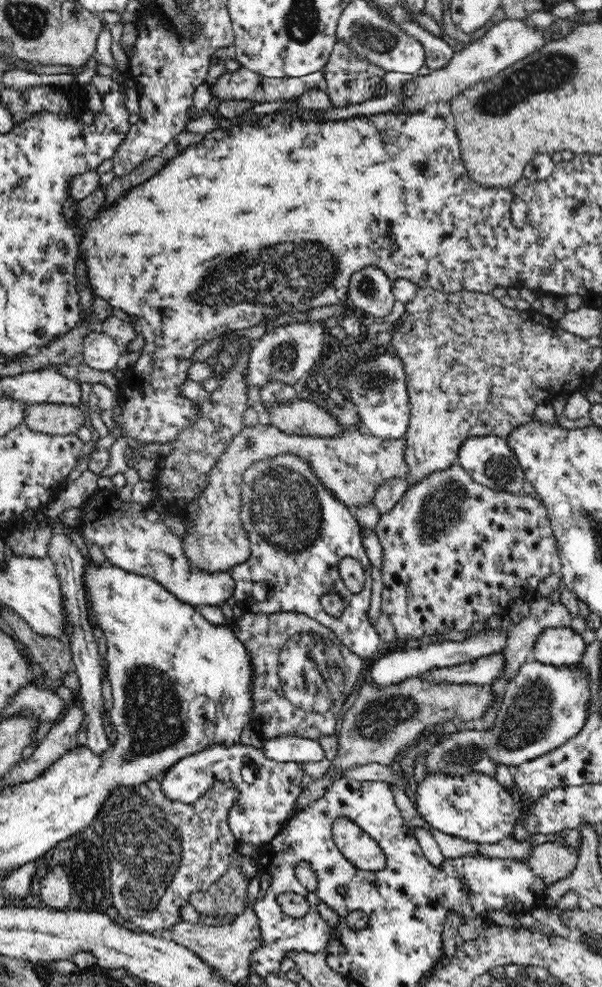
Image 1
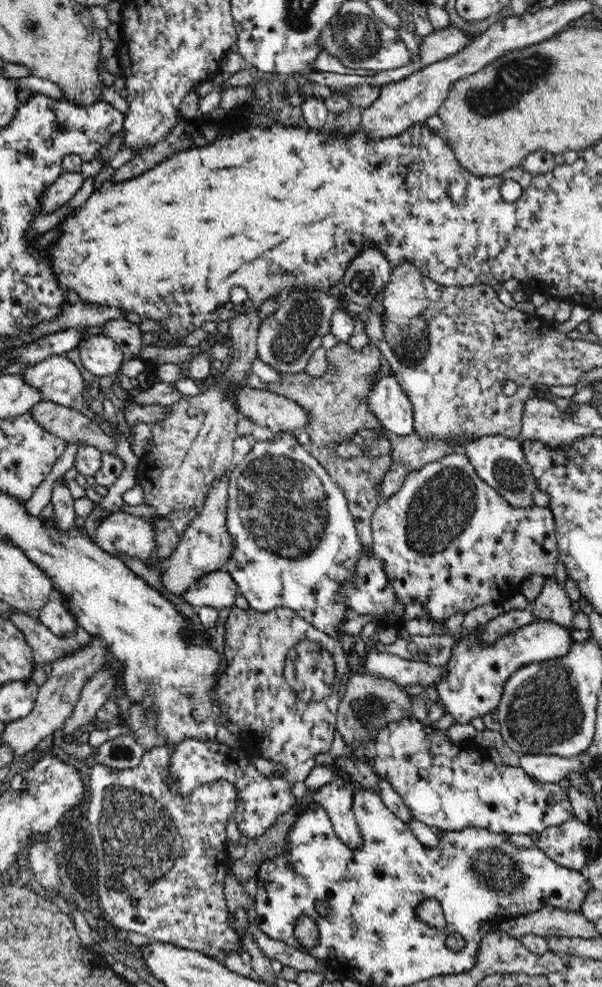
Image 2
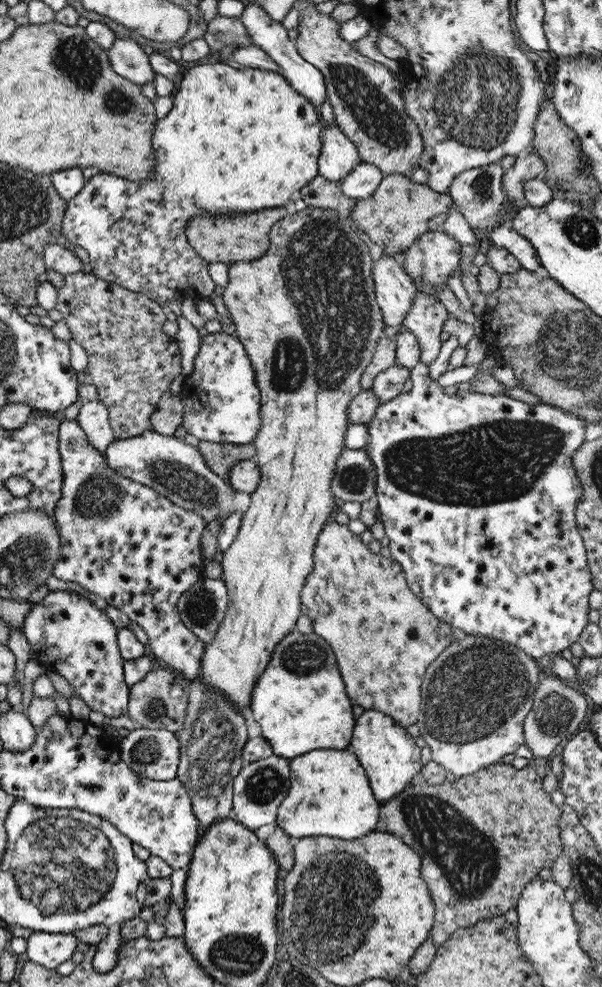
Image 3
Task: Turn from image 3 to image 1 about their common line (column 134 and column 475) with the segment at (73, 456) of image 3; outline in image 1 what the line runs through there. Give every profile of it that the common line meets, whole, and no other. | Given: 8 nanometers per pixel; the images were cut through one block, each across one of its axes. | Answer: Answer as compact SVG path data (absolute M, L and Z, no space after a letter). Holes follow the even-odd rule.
M458 462L450 468L438 471L428 480L413 484L404 493L389 513L383 514L375 526L376 534L383 546L383 562L381 568L382 582L384 584L381 595L381 610L383 610L392 621L396 631L396 641L401 644L413 646L422 641L436 641L446 630L466 631L472 627L474 622L486 622L491 616L503 615L509 612L512 602L516 599L525 598L526 594L537 591L537 586L550 575L560 575L561 558L557 547L557 540L551 527L551 520L538 497L527 493L495 491L483 484L474 482Z

